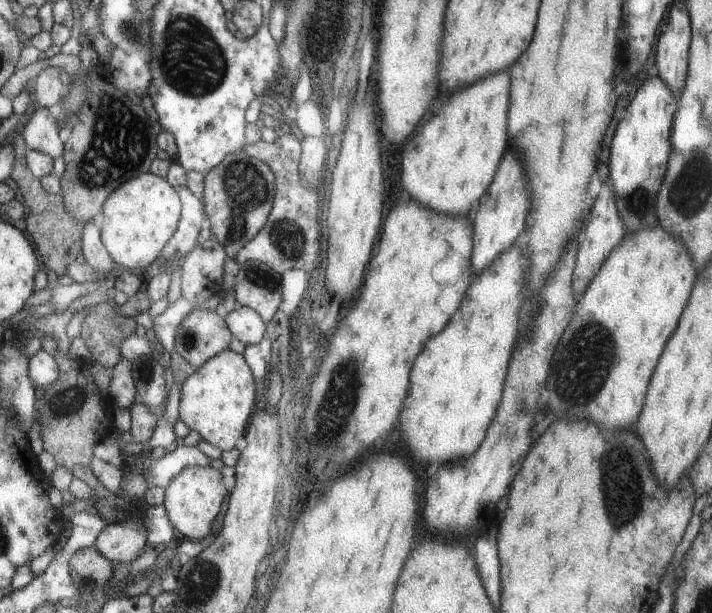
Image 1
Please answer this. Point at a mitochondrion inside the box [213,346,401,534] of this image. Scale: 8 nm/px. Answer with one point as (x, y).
(337, 405)

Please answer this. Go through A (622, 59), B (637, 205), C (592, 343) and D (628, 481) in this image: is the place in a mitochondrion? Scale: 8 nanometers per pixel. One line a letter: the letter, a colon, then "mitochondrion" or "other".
A: other
B: mitochondrion
C: mitochondrion
D: mitochondrion

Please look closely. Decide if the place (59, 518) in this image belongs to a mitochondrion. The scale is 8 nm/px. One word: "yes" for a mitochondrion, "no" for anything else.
no

